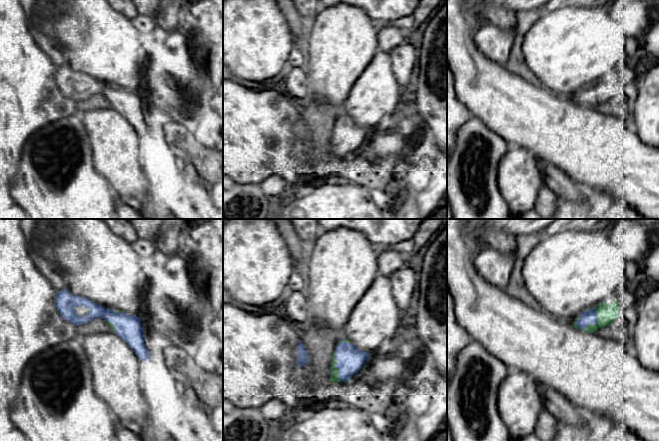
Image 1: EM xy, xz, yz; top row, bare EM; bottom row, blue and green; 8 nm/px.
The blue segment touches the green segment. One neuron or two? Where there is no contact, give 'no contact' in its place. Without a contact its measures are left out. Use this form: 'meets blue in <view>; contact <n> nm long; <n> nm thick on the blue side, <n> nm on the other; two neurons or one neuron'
meets blue in yz; contact 220 nm long; 110 nm thick on the blue side, 150 nm on the other; two neurons

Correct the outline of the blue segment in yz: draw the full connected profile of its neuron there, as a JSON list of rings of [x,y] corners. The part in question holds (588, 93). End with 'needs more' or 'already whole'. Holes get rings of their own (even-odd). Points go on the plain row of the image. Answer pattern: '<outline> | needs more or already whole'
[[[595,83],[587,86],[579,92],[579,94],[575,97],[576,102],[579,105],[586,104],[588,100],[597,100],[597,91],[595,89]]] | already whole

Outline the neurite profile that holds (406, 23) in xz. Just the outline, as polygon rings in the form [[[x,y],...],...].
[[[413,15],[406,16],[404,18],[400,18],[400,19],[395,20],[395,21],[373,20],[373,24],[378,29],[385,26],[385,25],[391,24],[391,25],[399,27],[400,29],[402,29],[404,31],[407,31],[407,30],[409,30],[409,29],[411,29],[413,27],[414,16]]]

